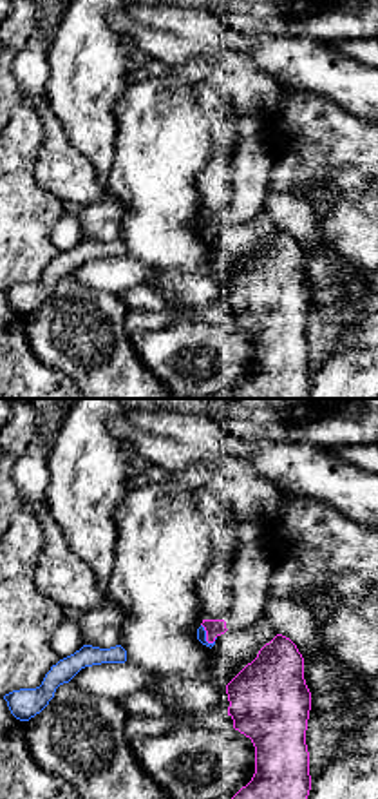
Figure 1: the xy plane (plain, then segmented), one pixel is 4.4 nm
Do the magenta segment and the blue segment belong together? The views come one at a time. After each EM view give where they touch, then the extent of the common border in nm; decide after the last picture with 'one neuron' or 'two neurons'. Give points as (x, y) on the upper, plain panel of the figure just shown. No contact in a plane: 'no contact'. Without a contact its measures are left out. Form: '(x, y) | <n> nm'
(207, 229) | 110 nm

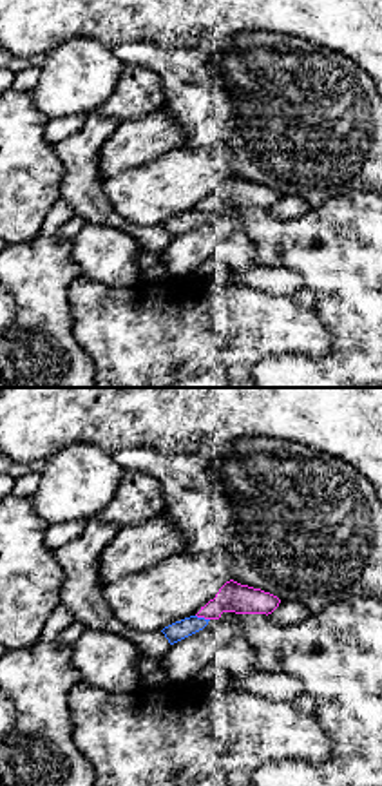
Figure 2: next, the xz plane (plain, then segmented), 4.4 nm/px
(203, 210) | 70 nm

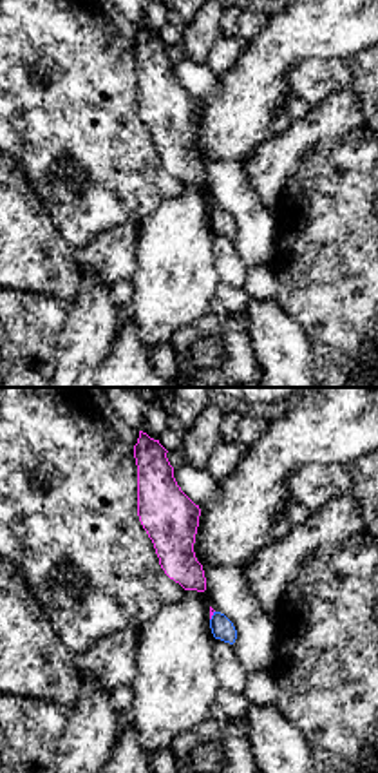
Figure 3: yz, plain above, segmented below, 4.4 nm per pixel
(212, 209) | 50 nm

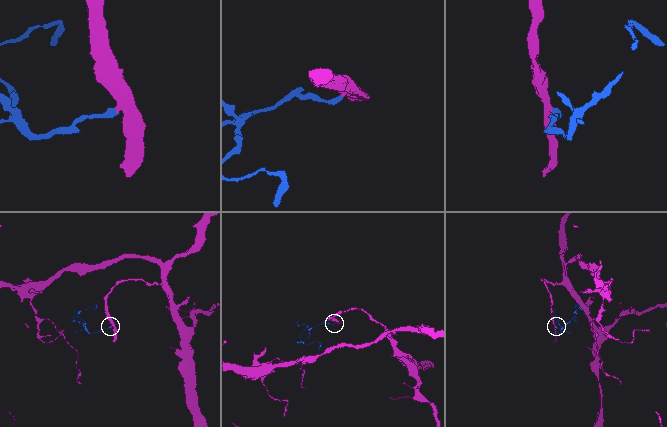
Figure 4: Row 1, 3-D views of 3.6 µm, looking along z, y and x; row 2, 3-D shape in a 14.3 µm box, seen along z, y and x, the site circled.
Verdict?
two neurons

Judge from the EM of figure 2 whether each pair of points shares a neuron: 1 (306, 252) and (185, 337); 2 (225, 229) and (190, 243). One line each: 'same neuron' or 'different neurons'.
1: different neurons
2: same neuron

